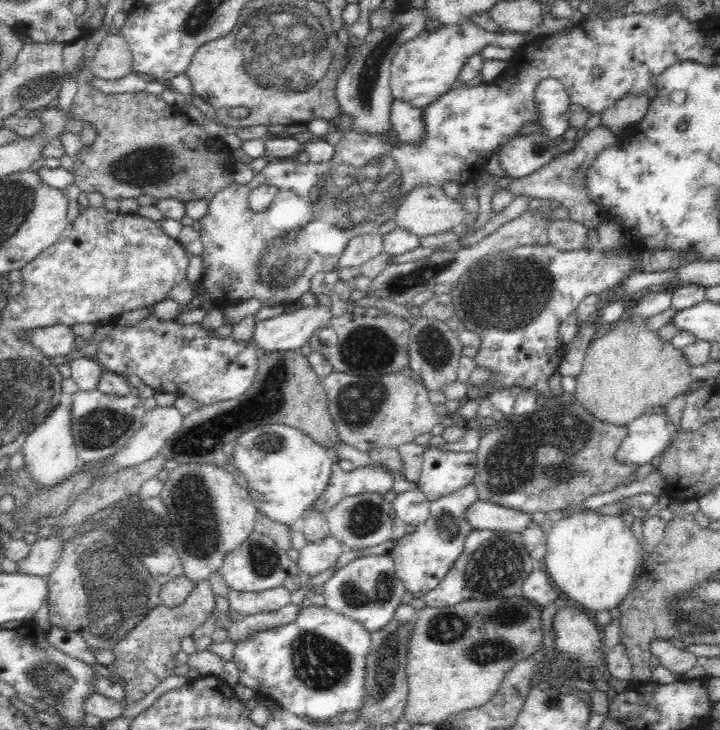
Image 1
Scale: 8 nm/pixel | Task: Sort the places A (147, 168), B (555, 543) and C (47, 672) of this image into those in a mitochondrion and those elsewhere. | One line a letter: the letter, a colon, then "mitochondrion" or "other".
A: mitochondrion
B: other
C: mitochondrion

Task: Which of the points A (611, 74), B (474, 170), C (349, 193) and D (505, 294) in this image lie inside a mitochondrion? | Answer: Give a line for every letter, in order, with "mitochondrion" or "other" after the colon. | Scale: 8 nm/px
A: mitochondrion
B: other
C: mitochondrion
D: mitochondrion

